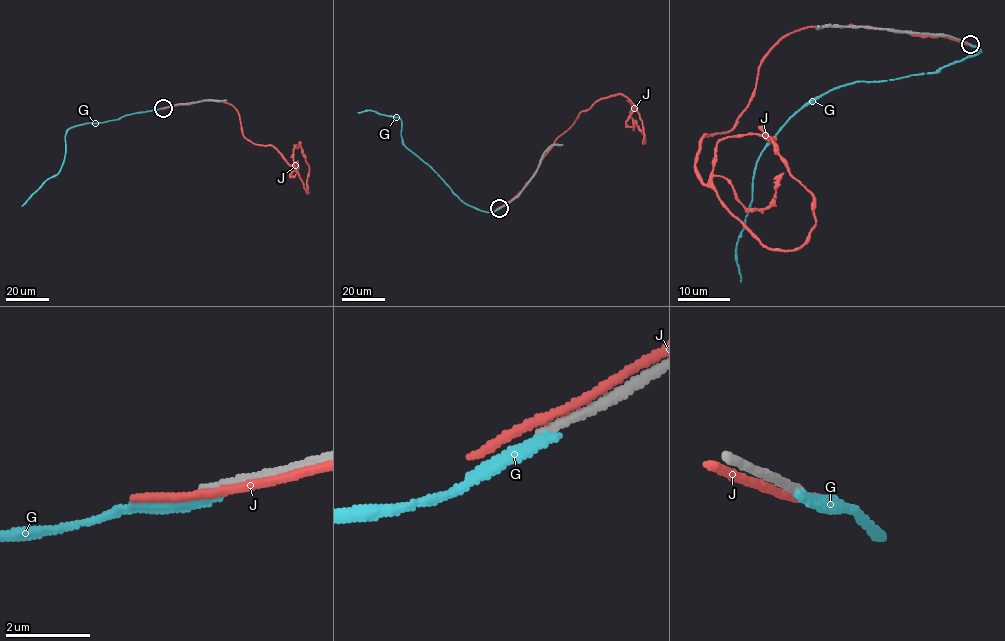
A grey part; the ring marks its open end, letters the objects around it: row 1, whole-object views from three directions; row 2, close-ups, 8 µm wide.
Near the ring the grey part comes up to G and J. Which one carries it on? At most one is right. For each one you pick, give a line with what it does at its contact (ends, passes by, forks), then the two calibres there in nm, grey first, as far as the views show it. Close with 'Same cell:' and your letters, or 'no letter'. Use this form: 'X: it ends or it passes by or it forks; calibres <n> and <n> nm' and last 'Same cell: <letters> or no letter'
Same cell: no letter

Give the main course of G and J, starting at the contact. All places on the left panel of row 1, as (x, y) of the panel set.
G: (164, 108), (68, 130), (60, 170), (46, 180), (22, 206)
J: (167, 107), (203, 100), (230, 104), (246, 138), (273, 146), (296, 169), (308, 193), (309, 166), (298, 141)

